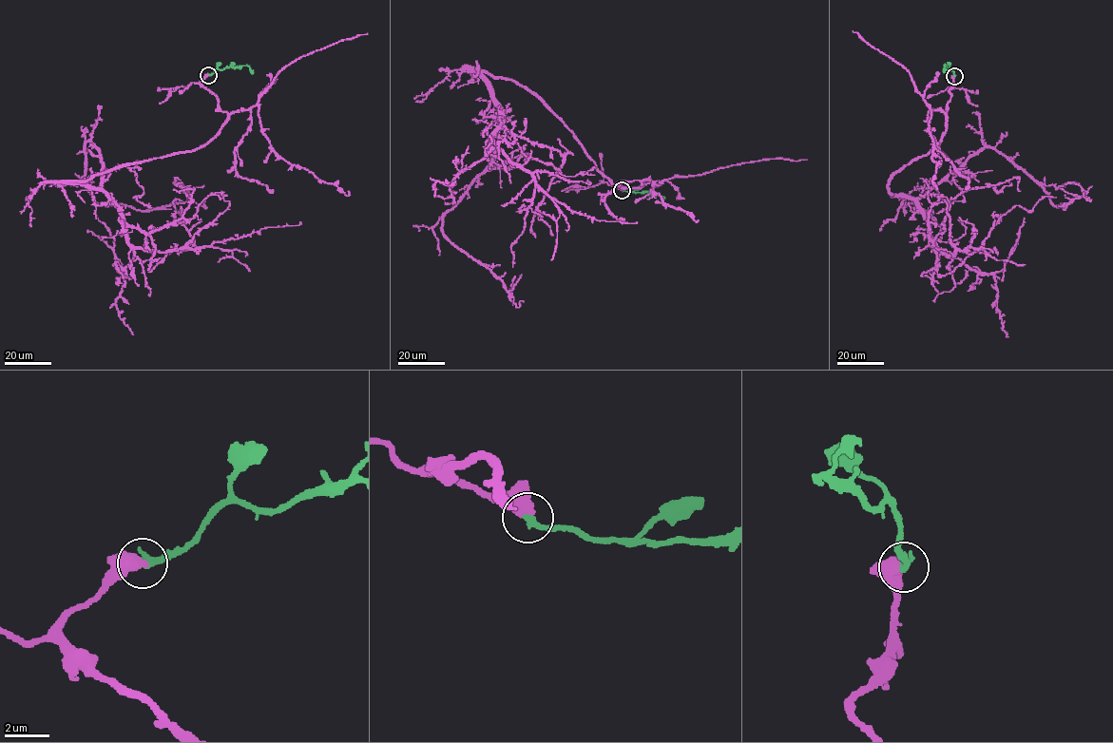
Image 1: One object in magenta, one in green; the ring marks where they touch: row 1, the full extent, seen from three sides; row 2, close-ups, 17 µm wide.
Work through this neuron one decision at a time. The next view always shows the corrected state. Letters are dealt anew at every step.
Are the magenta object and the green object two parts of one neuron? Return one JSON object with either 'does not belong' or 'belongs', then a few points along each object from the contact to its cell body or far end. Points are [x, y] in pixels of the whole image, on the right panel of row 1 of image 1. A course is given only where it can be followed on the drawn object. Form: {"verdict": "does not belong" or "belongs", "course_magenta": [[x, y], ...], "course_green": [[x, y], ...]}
{"verdict": "belongs", "course_magenta": [[954, 76], [945, 131], [891, 178], [892, 195], [921, 198], [988, 147], [1054, 205], [1091, 200], [1084, 192]], "course_green": [[954, 76], [952, 69], [944, 67], [944, 65], [949, 70]]}

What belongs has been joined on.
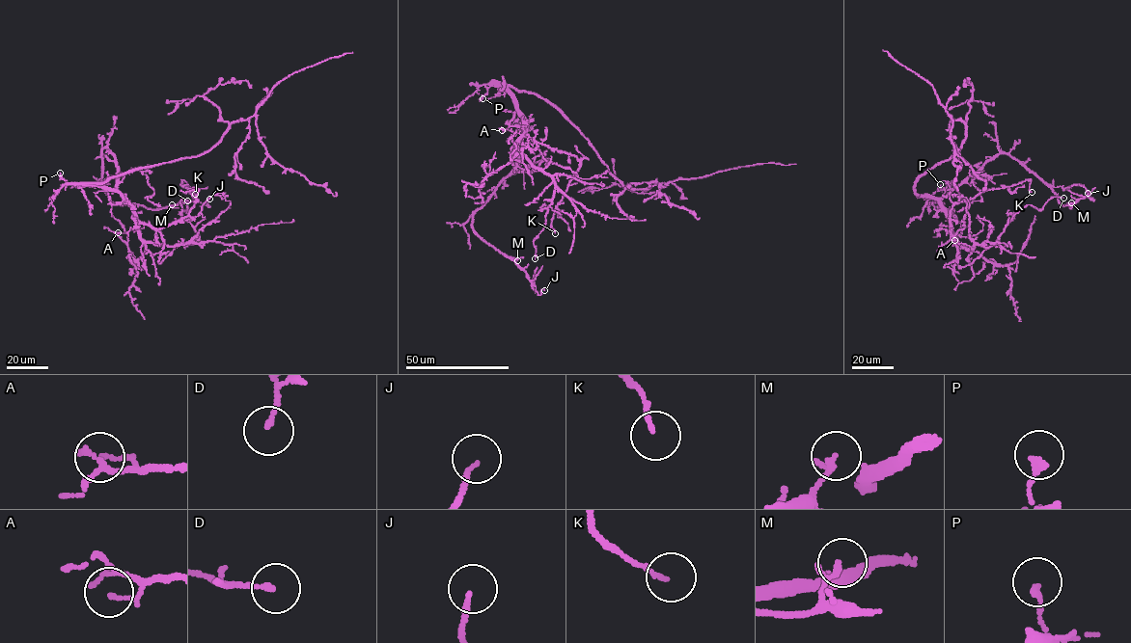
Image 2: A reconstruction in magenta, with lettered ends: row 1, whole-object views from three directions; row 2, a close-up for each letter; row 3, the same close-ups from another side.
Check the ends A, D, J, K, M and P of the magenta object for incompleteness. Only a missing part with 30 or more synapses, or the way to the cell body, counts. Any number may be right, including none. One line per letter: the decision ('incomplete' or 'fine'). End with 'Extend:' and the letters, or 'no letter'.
A: fine
D: fine
J: fine
K: fine
M: fine
P: fine
Extend: no letter

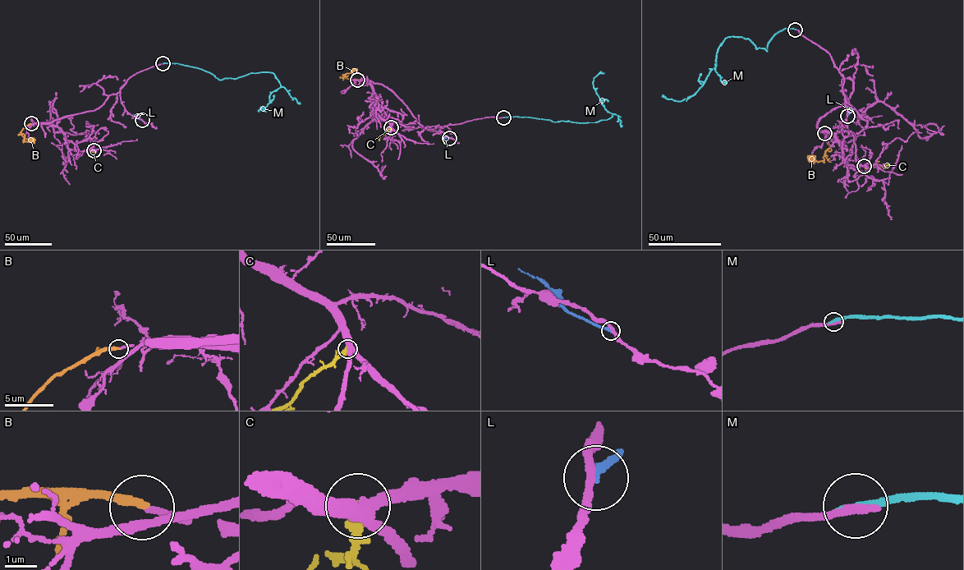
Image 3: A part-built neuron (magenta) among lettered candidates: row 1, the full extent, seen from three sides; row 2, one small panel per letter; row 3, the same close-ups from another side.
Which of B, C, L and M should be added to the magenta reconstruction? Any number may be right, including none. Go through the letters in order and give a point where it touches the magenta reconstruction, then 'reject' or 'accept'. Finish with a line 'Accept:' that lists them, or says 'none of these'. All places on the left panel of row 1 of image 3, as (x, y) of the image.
B: (31, 123) | accept
C: (94, 150) | reject
L: (142, 120) | reject
M: (162, 63) | reject
Accept: B

